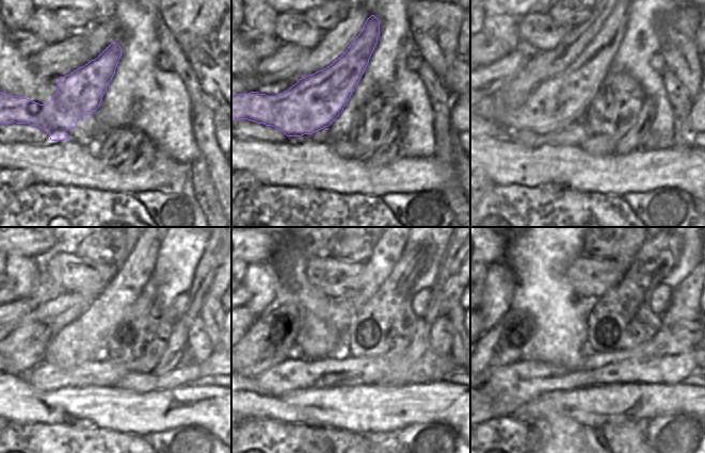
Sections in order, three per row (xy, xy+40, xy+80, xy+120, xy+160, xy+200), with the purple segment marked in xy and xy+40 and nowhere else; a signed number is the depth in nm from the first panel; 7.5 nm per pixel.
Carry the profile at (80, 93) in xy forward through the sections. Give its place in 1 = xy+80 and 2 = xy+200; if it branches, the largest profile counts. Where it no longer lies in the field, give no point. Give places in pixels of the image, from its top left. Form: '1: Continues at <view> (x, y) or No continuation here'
1: Continues at xy+80 (560, 100)
2: Continues at xy+200 (629, 248).

